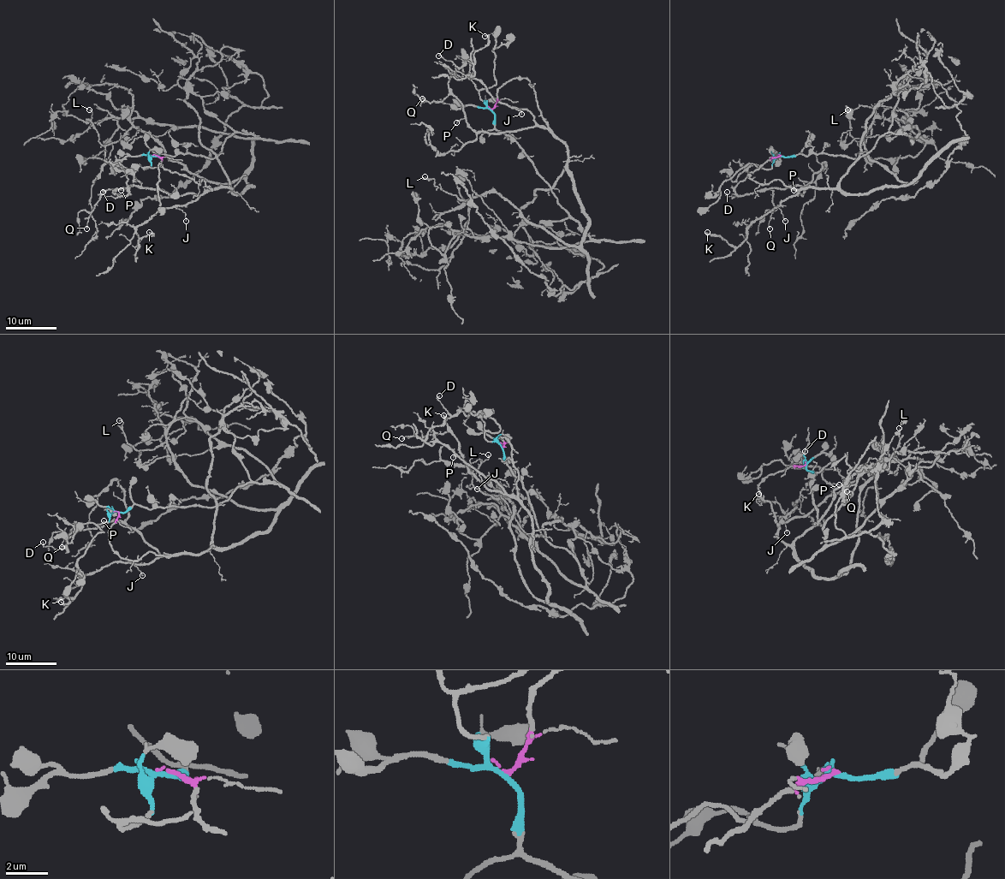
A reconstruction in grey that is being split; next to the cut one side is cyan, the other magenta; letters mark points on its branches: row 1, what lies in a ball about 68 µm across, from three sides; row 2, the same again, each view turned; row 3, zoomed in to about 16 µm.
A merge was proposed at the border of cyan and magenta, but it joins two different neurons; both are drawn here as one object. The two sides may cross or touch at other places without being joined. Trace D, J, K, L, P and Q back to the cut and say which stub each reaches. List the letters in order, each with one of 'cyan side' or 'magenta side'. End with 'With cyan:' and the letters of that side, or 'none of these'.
D: magenta side
J: magenta side
K: magenta side
L: magenta side
P: magenta side
Q: magenta side
With cyan: none of these

